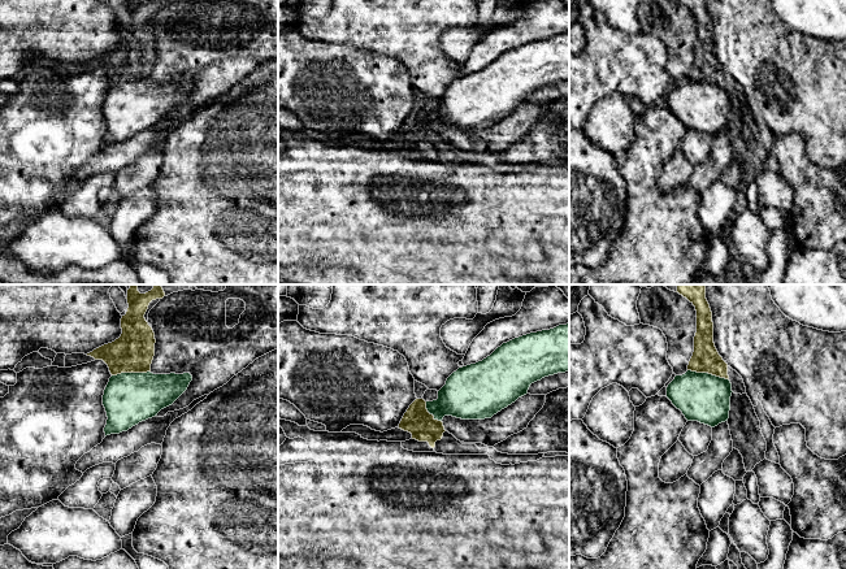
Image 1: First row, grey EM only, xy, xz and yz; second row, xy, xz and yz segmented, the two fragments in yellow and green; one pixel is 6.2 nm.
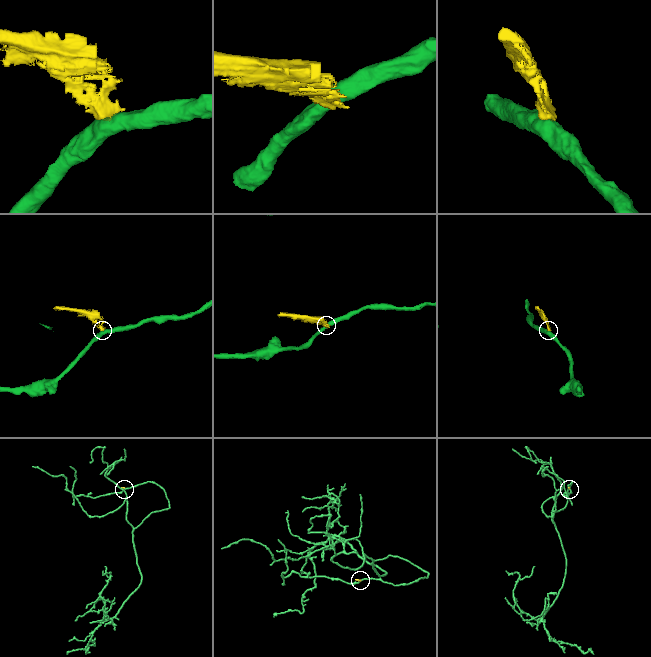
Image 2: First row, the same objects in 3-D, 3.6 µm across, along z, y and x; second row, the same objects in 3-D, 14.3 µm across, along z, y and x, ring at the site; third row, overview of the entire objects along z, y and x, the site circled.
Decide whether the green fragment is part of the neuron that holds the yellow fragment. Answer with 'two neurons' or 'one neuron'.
two neurons

